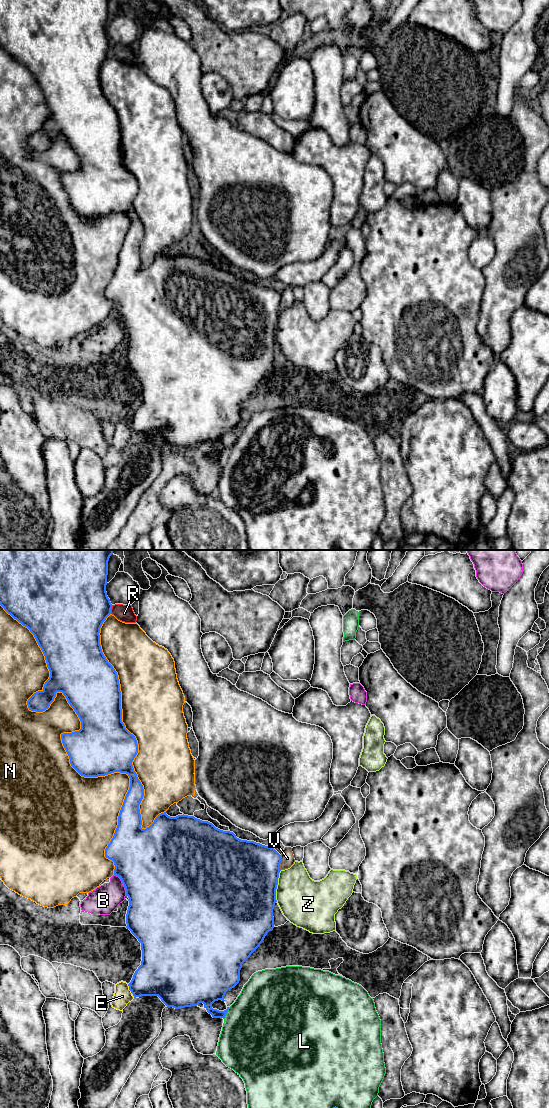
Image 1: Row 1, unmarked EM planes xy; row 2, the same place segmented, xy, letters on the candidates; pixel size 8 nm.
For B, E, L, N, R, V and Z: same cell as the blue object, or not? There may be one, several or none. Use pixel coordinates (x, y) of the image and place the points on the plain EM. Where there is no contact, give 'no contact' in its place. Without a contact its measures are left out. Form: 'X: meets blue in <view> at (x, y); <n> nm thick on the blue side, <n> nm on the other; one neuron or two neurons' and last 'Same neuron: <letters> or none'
B: meets blue in xy at (123, 324); 500 nm thick on the blue side, 220 nm on the other; two neurons
E: meets blue in xy at (129, 429); 320 nm thick on the blue side, 140 nm on the other; one neuron
L: meets blue in xy at (226, 453); 240 nm thick on the blue side, 500 nm on the other; two neurons
N: meets blue in xy at (70, 173); 420 nm thick on the blue side, 360 nm on the other; two neurons
R: meets blue in xy at (111, 48); 460 nm thick on the blue side, 140 nm on the other; two neurons
V: meets blue in xy at (280, 302); 460 nm thick on the blue side, 110 nm on the other; two neurons
Z: meets blue in xy at (276, 326); 500 nm thick on the blue side, 380 nm on the other; two neurons
Same neuron: E

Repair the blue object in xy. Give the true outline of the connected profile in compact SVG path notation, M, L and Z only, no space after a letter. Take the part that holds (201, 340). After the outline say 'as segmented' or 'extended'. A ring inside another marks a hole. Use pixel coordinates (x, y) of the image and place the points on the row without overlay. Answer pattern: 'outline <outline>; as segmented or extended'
outline M0 0L0 45L34 75L50 111L43 130L28 139L29 150L45 151L56 133L62 132L81 161L79 171L61 174L71 206L84 217L120 212L130 218L118 265L105 289L105 297L114 302L114 315L121 319L129 338L126 368L141 383L142 401L129 424L121 421L115 425L112 447L123 451L136 437L158 436L167 447L175 449L203 443L213 458L224 459L229 447L219 451L213 449L212 444L218 440L225 441L226 432L240 421L242 404L274 368L273 349L277 342L281 295L274 288L241 280L233 272L220 270L208 261L184 254L170 257L164 252L149 267L141 268L139 245L144 229L132 205L138 184L122 162L118 115L100 85L100 68L112 49L106 32L108 1Z; extended

